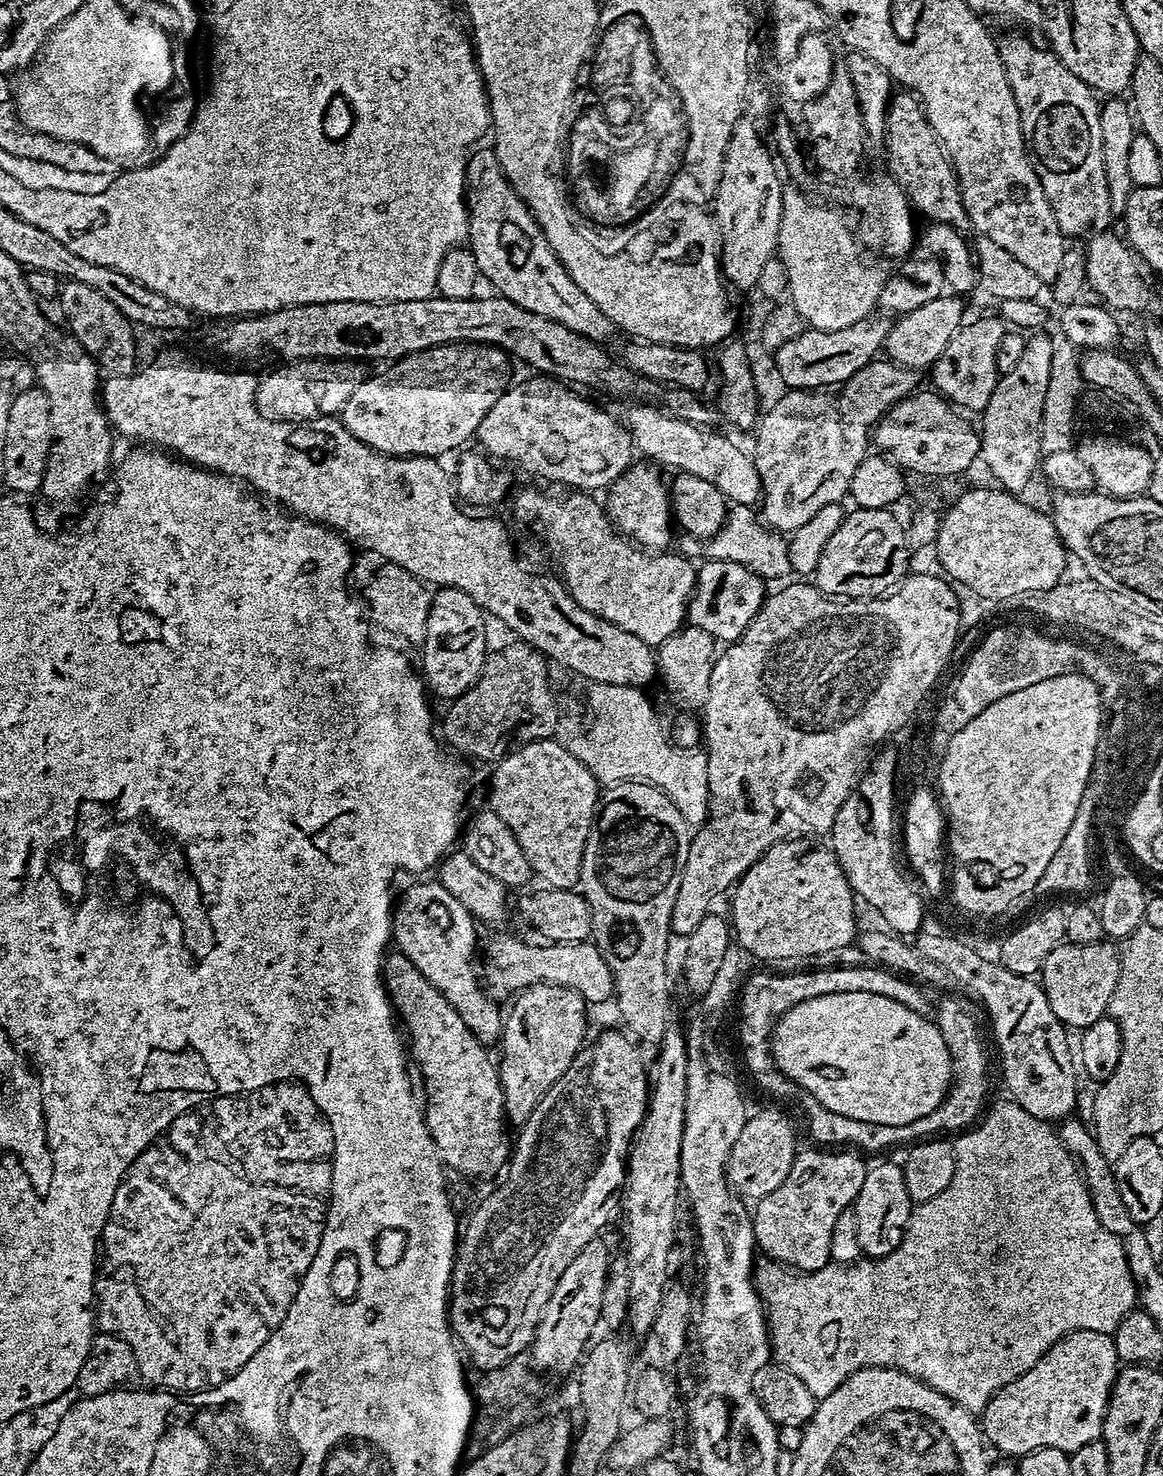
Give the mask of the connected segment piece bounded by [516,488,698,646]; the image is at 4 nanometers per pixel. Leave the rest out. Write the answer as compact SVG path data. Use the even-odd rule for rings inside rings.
M524 488L516 496L516 516L524 524L532 524L532 528L540 536L545 536L548 539L548 544L554 551L560 555L560 568L564 571L562 575L563 583L566 585L567 591L577 600L587 612L592 613L593 617L601 620L607 620L609 624L616 624L623 631L628 631L630 634L636 635L642 642L651 646L662 646L667 640L672 639L677 632L685 627L686 617L690 607L690 601L696 590L696 574L698 571L697 565L691 564L684 556L675 556L672 550L660 550L654 555L651 551L645 550L639 544L633 542L628 536L618 534L616 524L610 519L609 513L606 511L605 505L595 500L595 495L589 494L584 490L568 490L565 491L565 496L547 496L540 488Z

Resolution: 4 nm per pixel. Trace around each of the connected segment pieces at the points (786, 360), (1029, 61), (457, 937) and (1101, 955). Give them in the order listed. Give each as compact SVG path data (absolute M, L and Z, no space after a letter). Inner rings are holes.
M873 314L843 330L819 331L807 328L803 334L773 353L776 368L787 389L815 391L843 385L874 360L887 345L893 319L886 314Z
M1012 30L1016 32L1008 32L1004 37L999 37L998 47L1000 49L1000 57L1002 58L1002 66L1006 70L1006 78L1010 82L1010 90L1014 90L1014 102L1018 106L1018 114L1020 115L1020 125L1022 126L1022 134L1024 135L1025 145L1033 159L1032 165L1038 174L1038 178L1042 182L1042 190L1046 194L1046 198L1050 202L1050 206L1054 210L1054 218L1058 218L1058 226L1064 232L1065 237L1080 236L1087 228L1092 228L1095 224L1100 224L1108 216L1108 208L1110 209L1110 197L1108 195L1108 179L1106 178L1106 166L1104 165L1104 155L1102 154L1102 122L1100 121L1100 104L1092 89L1086 86L1086 82L1082 82L1082 78L1078 78L1074 74L1070 74L1070 70L1066 70L1066 66L1056 57L1056 53L1047 47L1039 48L1034 41L1028 36L1023 36L1023 31Z
M428 878L417 879L420 881L410 885L401 896L399 893L395 901L392 913L395 947L409 956L416 969L444 993L478 1039L482 1042L489 1042L495 1036L497 1039L502 1032L502 1012L500 1016L495 1002L484 993L476 973L477 921L439 879L424 879Z
M1063 942L1057 945L1055 950L1045 960L1042 969L1042 987L1054 1014L1069 1029L1087 1030L1092 1024L1096 1024L1099 1019L1109 1015L1114 990L1120 981L1120 969L1122 967L1122 952L1115 943L1101 942L1090 945L1078 945Z

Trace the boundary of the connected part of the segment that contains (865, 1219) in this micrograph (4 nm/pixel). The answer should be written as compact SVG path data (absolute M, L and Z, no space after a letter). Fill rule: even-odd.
M899 1163L871 1165L869 1175L854 1205L858 1218L858 1242L868 1258L889 1256L904 1241L914 1201L906 1190L904 1169Z

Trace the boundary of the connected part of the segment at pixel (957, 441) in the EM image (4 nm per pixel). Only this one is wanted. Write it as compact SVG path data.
M917 391L898 401L874 429L874 444L905 473L917 476L956 476L980 456L980 432L972 429L969 417L935 391Z

